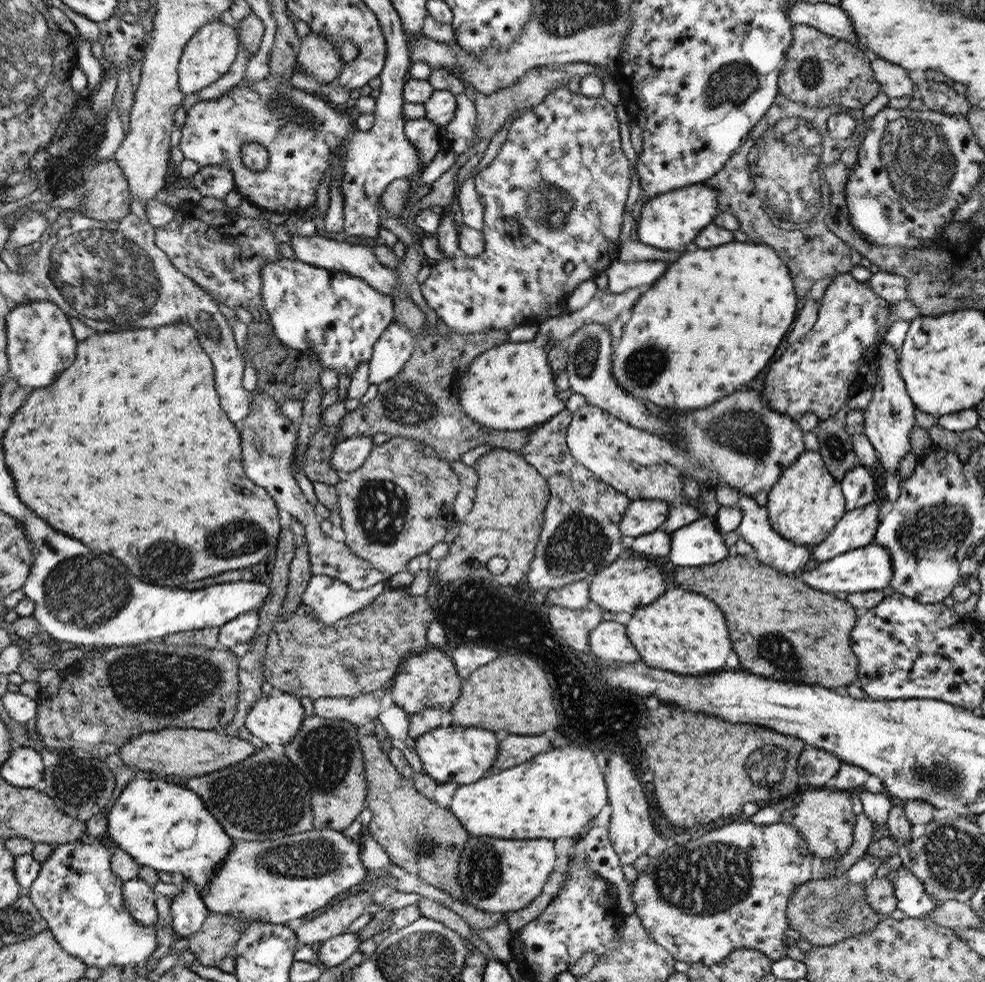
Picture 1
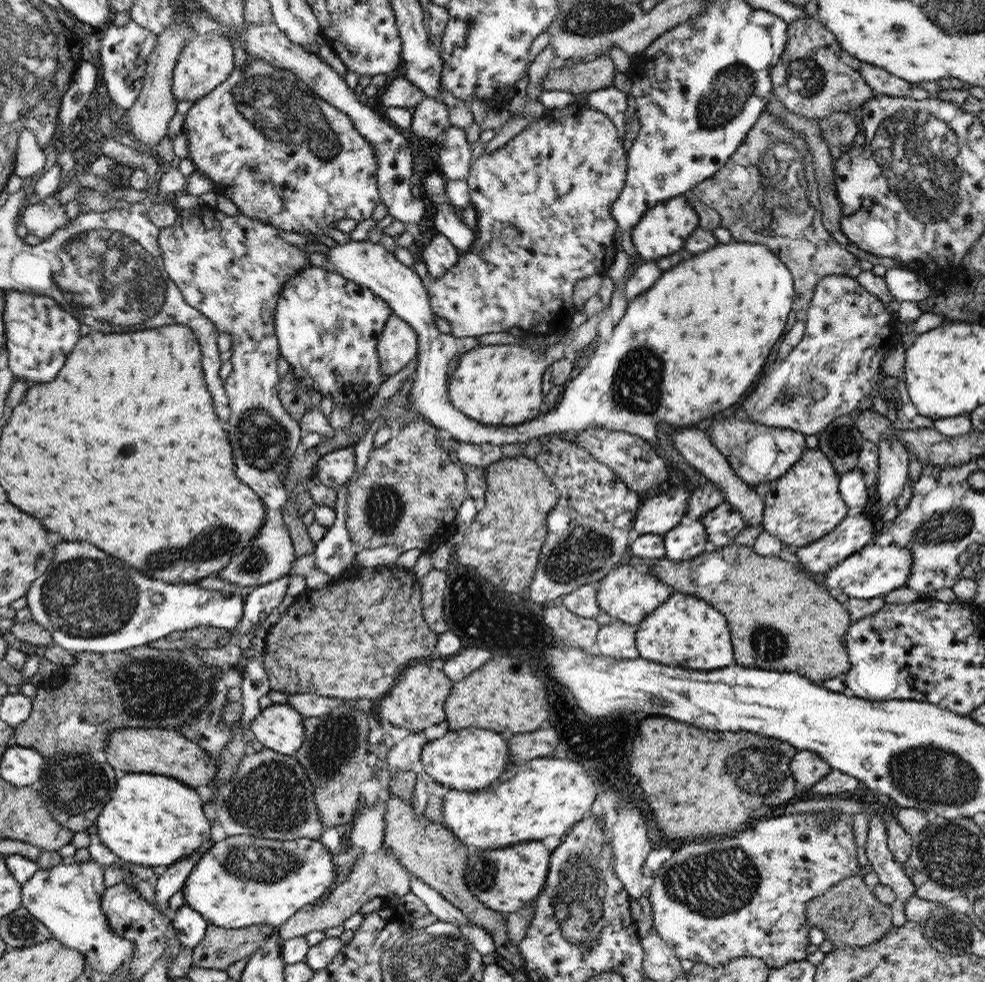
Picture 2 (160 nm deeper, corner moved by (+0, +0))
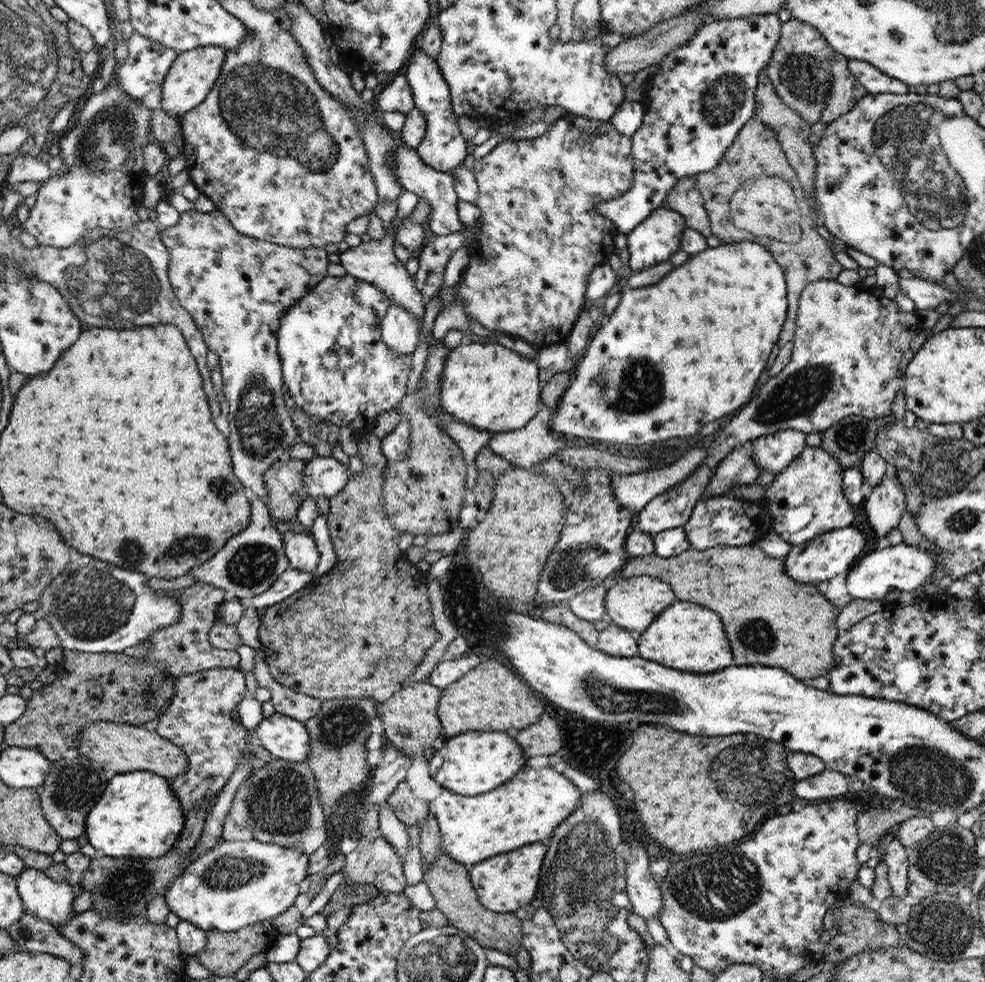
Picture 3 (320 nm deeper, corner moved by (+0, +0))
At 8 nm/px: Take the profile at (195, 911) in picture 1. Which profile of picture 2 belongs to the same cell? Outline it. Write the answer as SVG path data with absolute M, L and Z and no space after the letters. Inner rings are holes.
M184 904L180 907L172 918L177 939L184 948L194 948L200 944L205 937L205 932L209 922L197 910Z

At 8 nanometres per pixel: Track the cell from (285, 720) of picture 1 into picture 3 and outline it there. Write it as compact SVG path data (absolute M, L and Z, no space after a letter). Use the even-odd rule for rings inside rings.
M275 712L262 719L256 727L256 736L275 759L306 763L311 754L311 735L305 723L286 714Z

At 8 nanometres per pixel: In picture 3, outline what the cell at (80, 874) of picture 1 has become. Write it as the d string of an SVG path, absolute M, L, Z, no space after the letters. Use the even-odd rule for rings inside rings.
M26 867L18 880L19 894L30 915L47 923L65 925L75 913L72 901L84 890L80 884L72 886L67 881L52 880L45 871Z

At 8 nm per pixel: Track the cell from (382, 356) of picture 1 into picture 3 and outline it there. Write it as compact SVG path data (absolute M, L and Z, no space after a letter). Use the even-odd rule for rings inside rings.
M391 304L382 320L382 338L396 354L410 355L419 341L419 326L408 309Z

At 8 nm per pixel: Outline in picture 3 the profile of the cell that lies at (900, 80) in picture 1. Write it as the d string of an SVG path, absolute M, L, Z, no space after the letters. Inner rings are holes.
M850 59L848 71L862 83L868 94L904 94L909 92L907 84L895 78L890 78L869 63Z

